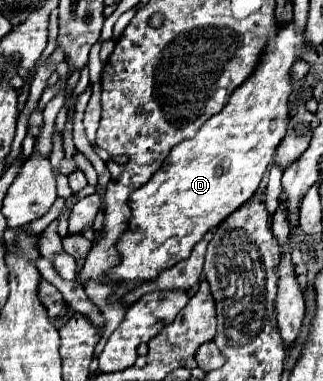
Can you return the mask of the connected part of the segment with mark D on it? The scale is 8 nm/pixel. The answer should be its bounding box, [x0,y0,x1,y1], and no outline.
[110,20,304,286]

